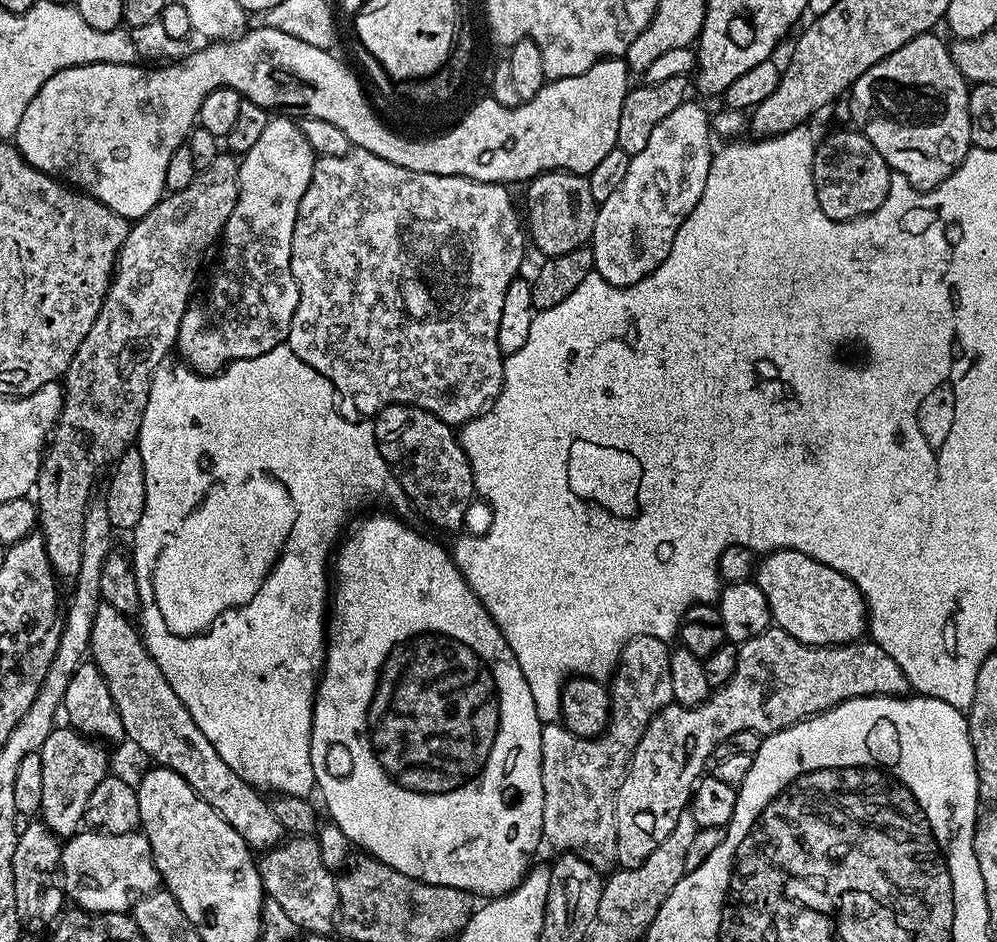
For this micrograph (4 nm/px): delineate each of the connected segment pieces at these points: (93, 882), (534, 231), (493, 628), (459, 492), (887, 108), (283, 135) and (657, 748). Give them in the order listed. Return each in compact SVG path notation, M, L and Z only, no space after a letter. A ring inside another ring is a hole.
M81 830L67 837L60 849L60 875L65 897L85 912L127 913L141 896L162 884L150 842L140 830L126 834Z
M543 172L533 180L527 181L528 188L528 216L526 212L526 232L530 237L530 244L541 252L541 257L570 254L570 250L585 247L594 234L594 222L598 202L594 194L590 194L590 182L587 176L579 176L577 172Z
M368 516L356 529L352 536L345 535L338 551L334 556L334 612L336 608L336 633L331 633L326 644L324 653L324 667L316 686L316 705L312 711L312 734L310 736L311 762L314 766L314 778L318 792L324 795L324 804L328 807L331 823L336 824L346 834L346 838L357 849L363 850L367 855L373 856L375 860L386 862L398 874L406 874L415 880L421 880L434 886L454 886L458 890L471 892L476 898L495 898L505 896L506 893L514 890L522 883L527 876L530 865L533 863L532 855L536 847L542 844L544 835L544 823L542 822L542 802L544 791L542 790L542 730L544 724L538 718L538 710L534 706L534 694L530 694L530 686L522 675L522 666L518 666L518 658L514 650L506 642L502 630L494 622L492 615L482 606L482 602L474 594L474 590L466 582L466 578L458 570L458 566L452 561L452 553L447 547L443 548L436 540L415 532L408 524L395 520L392 516Z
M387 404L376 413L374 423L378 450L417 514L436 528L462 527L476 483L453 425L409 404Z
M935 31L924 32L918 38L906 42L906 46L902 46L898 50L894 50L894 54L882 58L882 62L870 66L870 70L863 72L861 76L852 83L850 89L850 99L852 102L851 123L855 125L859 131L864 133L864 137L872 143L874 150L878 150L878 154L882 154L882 158L887 162L889 168L891 168L893 172L902 174L902 178L906 178L906 182L910 182L910 186L918 189L919 192L928 192L931 188L937 188L943 180L950 178L952 171L963 162L969 148L972 147L972 139L970 138L970 114L968 113L970 84L958 70L958 66L952 57L951 47L949 47L947 43L943 44L936 35L937 33Z
M273 115L265 132L258 137L258 143L243 153L238 174L238 202L226 222L219 245L220 265L208 284L208 297L193 299L182 318L178 352L185 356L181 357L193 372L215 374L233 360L258 358L258 354L266 354L266 350L274 350L285 343L290 334L290 322L294 322L294 310L298 306L298 286L292 273L294 222L318 157L303 127L284 116L287 115Z
M770 626L762 634L758 634L754 638L750 638L746 641L745 644L739 645L739 649L738 666L734 670L734 678L730 678L728 684L723 684L722 687L715 689L707 700L696 704L693 708L687 708L675 702L668 704L660 710L657 716L653 716L651 722L646 726L646 730L634 750L632 760L628 764L628 772L625 774L624 780L616 792L616 864L619 865L620 868L636 868L642 862L646 862L648 855L675 830L678 818L689 807L693 791L698 781L705 775L706 769L704 769L704 763L706 763L708 759L710 759L709 761L713 759L712 751L715 750L716 743L718 743L719 740L720 743L727 741L729 736L738 734L742 730L756 732L763 738L772 735L774 732L780 732L784 728L789 728L790 725L797 724L799 720L809 720L812 716L819 716L821 712L829 712L831 708L836 708L839 704L847 700L862 698L863 696L906 696L909 695L910 692L906 674L902 674L898 662L894 662L894 658L890 658L890 654L886 654L886 650L882 650L878 645L871 642L813 646L811 644L798 642L798 638L786 634L778 627Z

